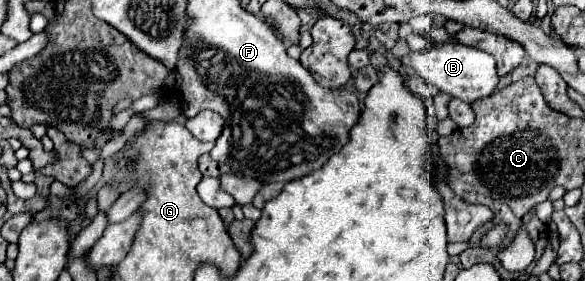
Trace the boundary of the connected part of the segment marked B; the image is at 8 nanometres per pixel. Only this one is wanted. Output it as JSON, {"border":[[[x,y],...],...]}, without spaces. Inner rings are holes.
{"border":[[[457,39],[435,45],[435,47],[425,49],[425,51],[411,53],[409,67],[413,73],[421,75],[429,87],[437,87],[439,91],[445,91],[451,97],[457,97],[457,99],[467,101],[467,103],[489,97],[499,83],[495,59],[489,53],[483,53],[481,49],[459,43]]]}

